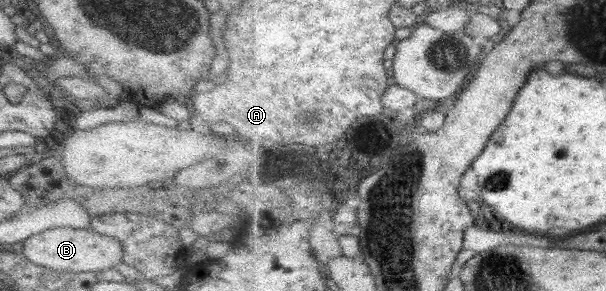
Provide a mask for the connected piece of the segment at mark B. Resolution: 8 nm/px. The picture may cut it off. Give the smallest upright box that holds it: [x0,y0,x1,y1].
[22,227,122,274]

